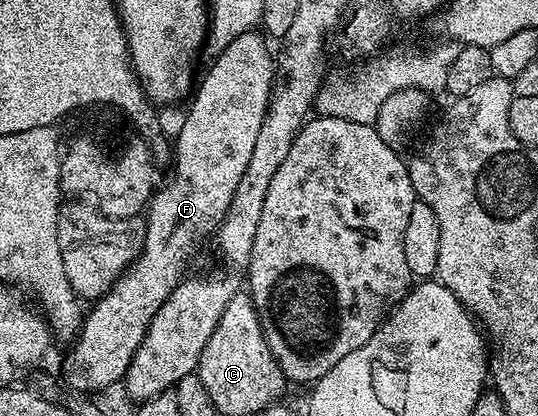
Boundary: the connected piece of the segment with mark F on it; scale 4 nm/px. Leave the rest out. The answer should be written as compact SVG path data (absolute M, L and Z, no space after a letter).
M253 29L242 33L242 37L238 37L234 41L230 41L230 45L226 45L226 49L220 51L220 54L211 60L212 68L208 72L199 76L198 82L194 87L194 94L191 96L190 102L187 104L184 111L184 120L182 121L182 129L174 137L174 158L172 163L172 176L165 181L164 184L155 188L152 202L146 208L146 222L148 232L146 233L146 241L144 247L140 251L140 256L129 265L129 267L116 278L112 288L95 300L91 304L92 307L87 308L86 314L83 316L80 324L80 330L71 344L72 352L68 355L68 360L64 363L64 379L63 382L69 383L71 390L76 393L96 393L92 391L100 391L103 387L112 387L123 380L126 369L130 369L130 361L134 361L134 353L138 353L138 345L142 345L142 337L146 337L146 329L150 329L150 321L154 321L154 313L158 313L158 309L162 309L162 305L166 301L166 297L170 297L170 293L176 288L185 278L184 270L188 267L188 261L192 253L197 249L198 245L207 237L208 234L215 232L219 228L221 221L226 217L226 213L230 209L230 201L234 197L234 189L238 189L238 181L242 181L242 173L246 173L246 165L250 165L250 157L254 154L254 144L258 137L258 129L262 129L262 121L268 112L268 101L272 98L272 89L276 78L277 60L274 58L274 51L270 48L269 40L265 38L259 30Z

